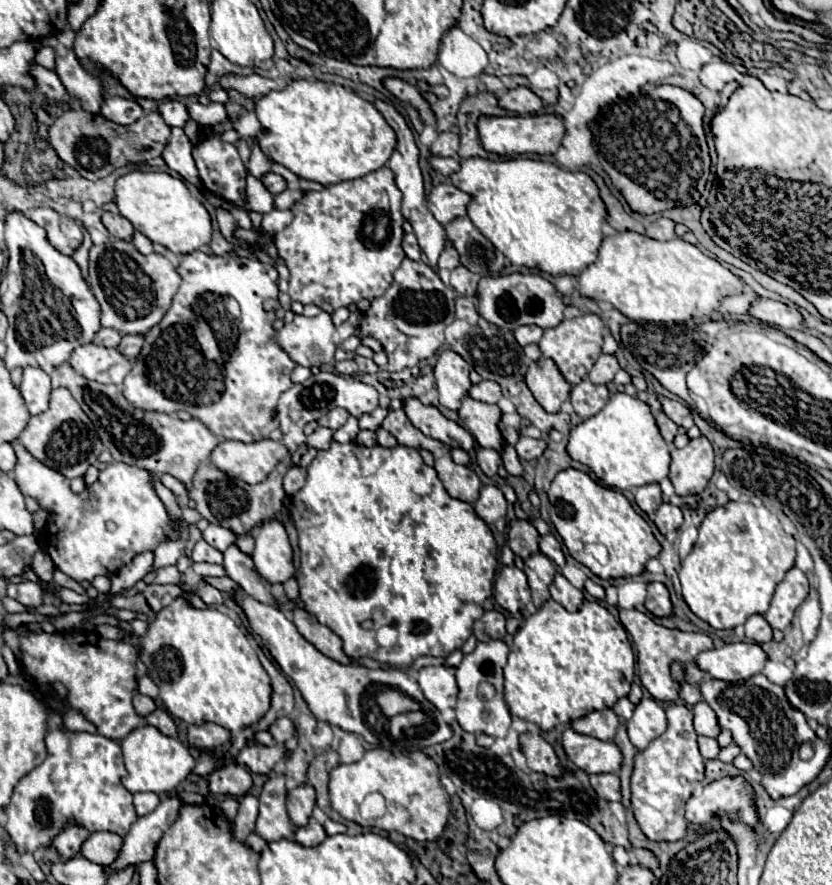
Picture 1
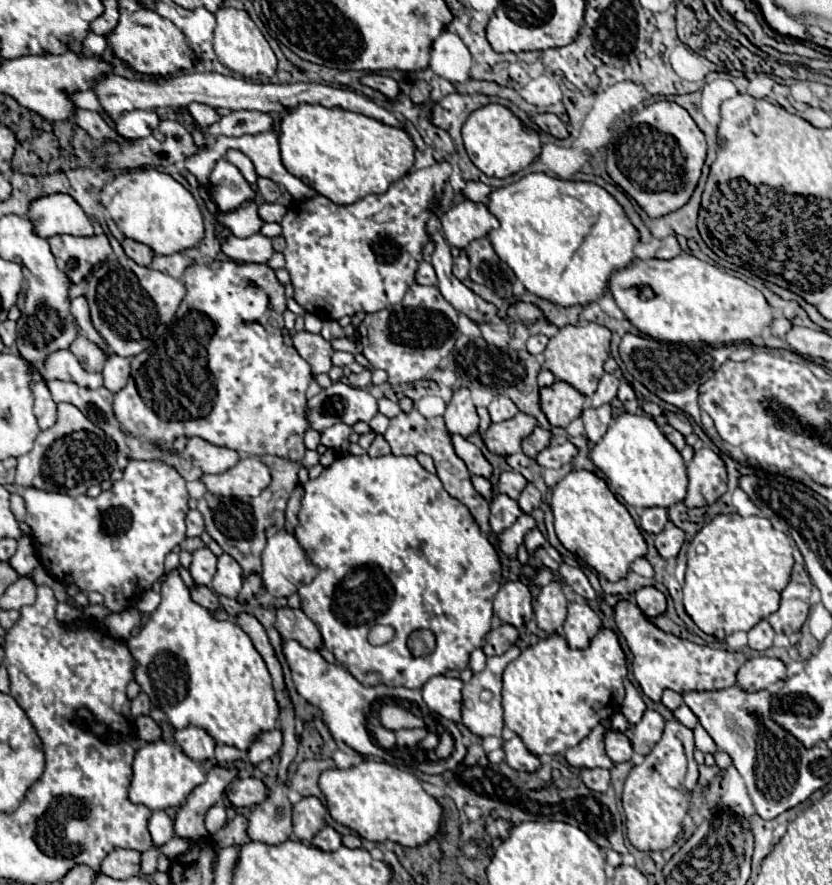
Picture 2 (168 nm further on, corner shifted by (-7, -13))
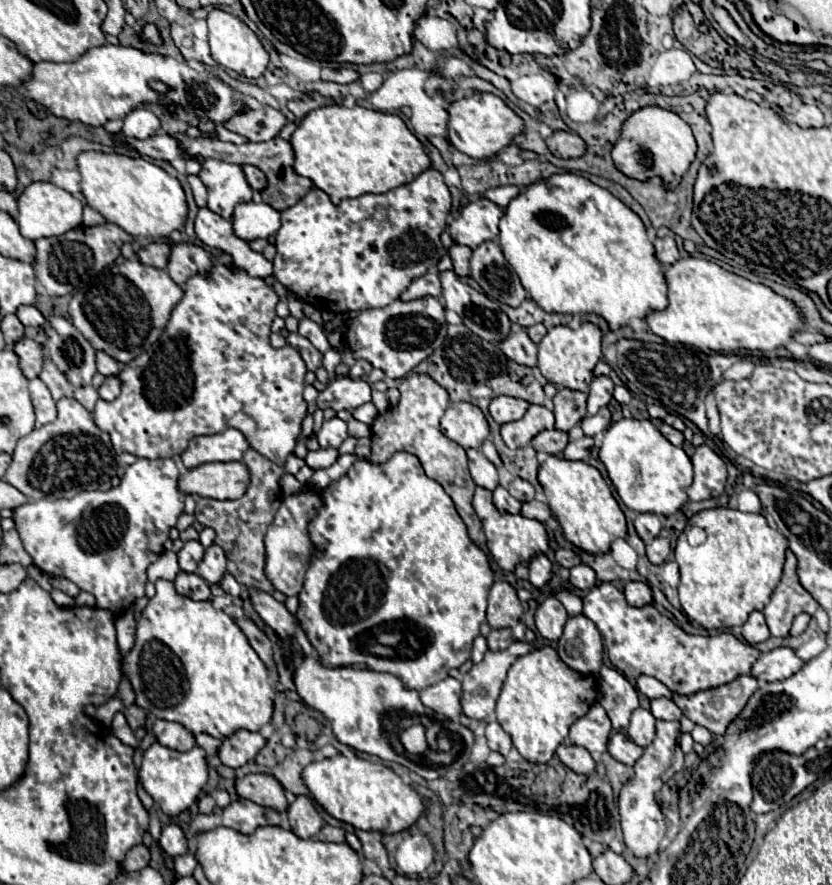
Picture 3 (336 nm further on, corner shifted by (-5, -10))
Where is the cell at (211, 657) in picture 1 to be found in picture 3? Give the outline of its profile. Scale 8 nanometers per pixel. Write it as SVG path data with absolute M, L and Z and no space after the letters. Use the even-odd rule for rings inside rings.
M158 580L156 596L148 602L142 616L136 628L136 642L124 656L124 674L132 682L140 708L156 718L180 722L194 734L206 732L220 740L234 736L242 728L258 732L272 720L274 688L268 684L268 670L228 614L216 610L210 602L194 602L180 596L170 580Z

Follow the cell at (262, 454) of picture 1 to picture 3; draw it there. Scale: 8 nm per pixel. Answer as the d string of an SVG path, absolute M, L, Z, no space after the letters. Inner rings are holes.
M244 462L202 464L180 476L180 490L184 494L200 494L204 498L234 500L246 494L250 484L250 470Z

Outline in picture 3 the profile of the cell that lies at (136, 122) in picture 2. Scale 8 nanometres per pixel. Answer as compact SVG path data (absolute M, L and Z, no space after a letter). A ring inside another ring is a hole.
M134 108L124 118L122 132L134 138L150 138L160 132L160 120L150 108Z

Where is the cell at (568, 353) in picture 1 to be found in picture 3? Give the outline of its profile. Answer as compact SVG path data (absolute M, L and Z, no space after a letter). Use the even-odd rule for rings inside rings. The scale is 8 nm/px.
M582 322L578 330L572 330L568 326L554 326L538 344L538 368L546 380L554 382L560 388L588 392L588 386L594 378L594 366L602 358L600 342L602 332L592 322Z

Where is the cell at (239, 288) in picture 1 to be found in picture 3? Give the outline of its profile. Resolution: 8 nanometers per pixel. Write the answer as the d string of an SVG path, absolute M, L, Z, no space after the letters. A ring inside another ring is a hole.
M214 264L212 270L198 272L192 278L188 278L186 284L184 284L184 296L176 304L176 308L172 310L172 316L170 316L170 320L168 320L160 340L152 346L150 352L144 352L138 358L130 360L126 364L126 368L120 372L122 394L116 400L112 400L112 402L102 402L102 400L96 402L94 420L96 420L96 424L100 424L100 428L104 428L104 432L110 434L112 446L116 450L122 448L122 450L126 450L126 452L130 452L134 456L142 456L142 458L150 458L150 460L172 458L174 454L182 454L184 448L188 448L188 440L194 438L194 436L202 436L202 434L210 436L210 434L220 434L220 432L224 432L228 428L236 428L236 430L240 430L246 436L250 448L254 448L256 452L260 452L262 456L272 460L274 464L284 466L286 458L290 454L294 454L296 442L298 442L298 438L302 434L302 422L308 416L308 404L302 398L304 376L306 376L308 370L306 370L306 364L304 364L304 360L302 360L302 356L300 356L300 352L296 348L272 348L272 344L270 344L270 324L276 318L276 304L278 304L278 300L280 298L274 292L272 286L268 286L262 278L250 276L244 268L238 268L234 264L230 264L230 266Z

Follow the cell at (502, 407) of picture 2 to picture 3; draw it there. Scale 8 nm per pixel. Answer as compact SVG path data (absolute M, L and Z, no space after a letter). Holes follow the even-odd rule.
M496 396L490 400L490 416L494 418L494 422L498 424L506 424L512 420L520 420L526 412L530 404L520 400L520 398L512 398L512 396Z

